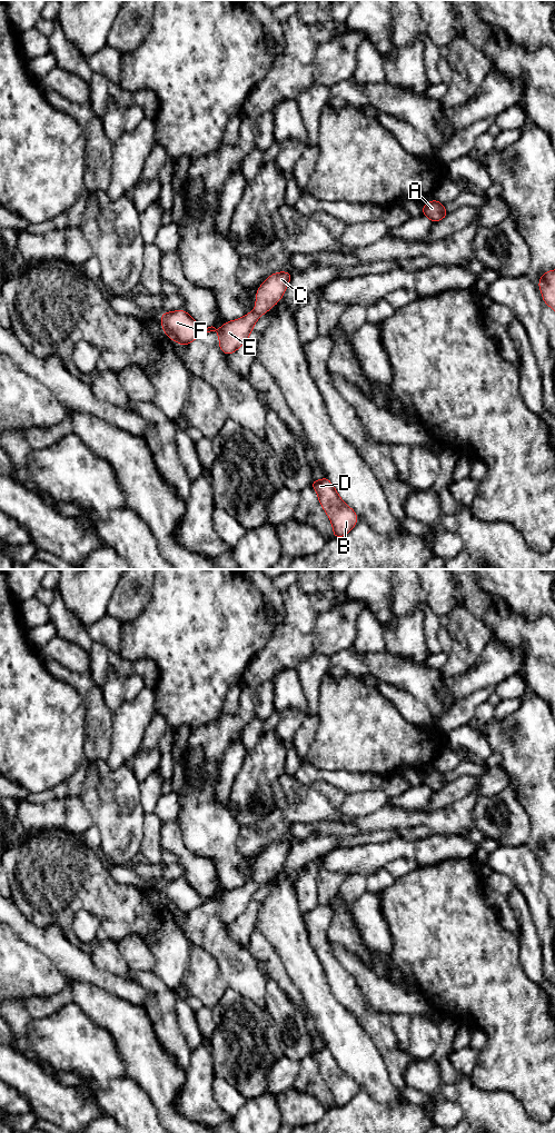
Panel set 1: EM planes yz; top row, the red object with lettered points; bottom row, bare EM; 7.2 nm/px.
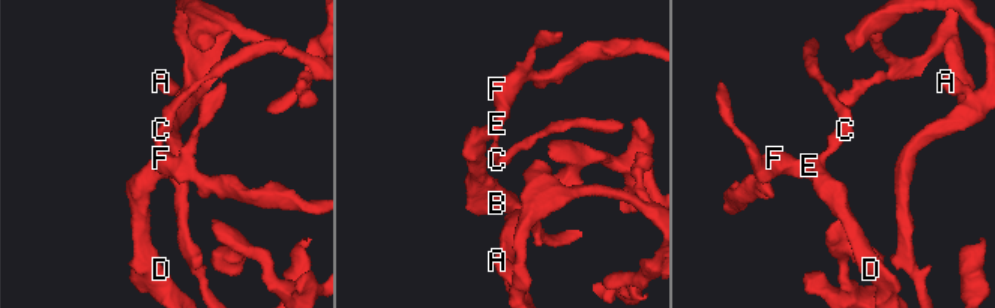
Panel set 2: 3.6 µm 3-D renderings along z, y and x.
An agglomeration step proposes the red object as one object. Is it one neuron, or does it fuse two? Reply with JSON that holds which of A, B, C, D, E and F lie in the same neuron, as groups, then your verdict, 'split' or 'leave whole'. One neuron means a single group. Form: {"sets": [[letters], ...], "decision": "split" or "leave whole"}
{"sets": [["A", "B", "C", "D", "E", "F"]], "decision": "leave whole"}

